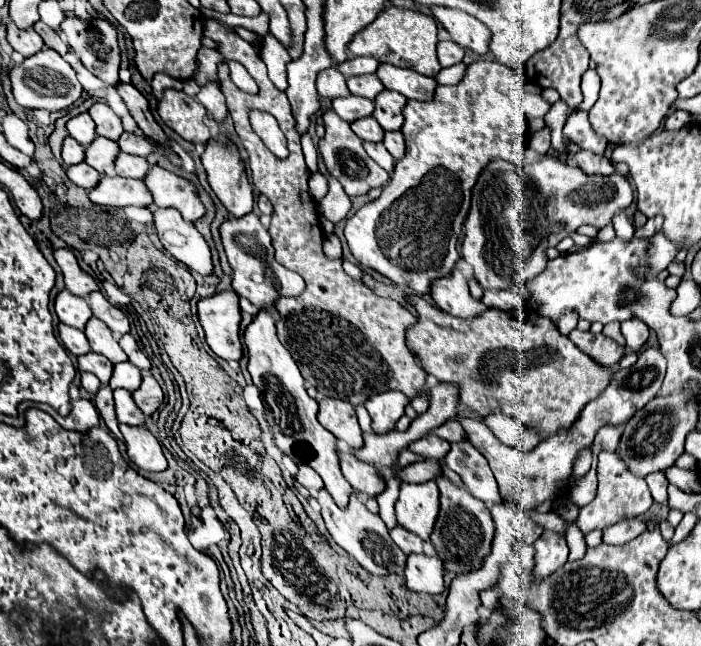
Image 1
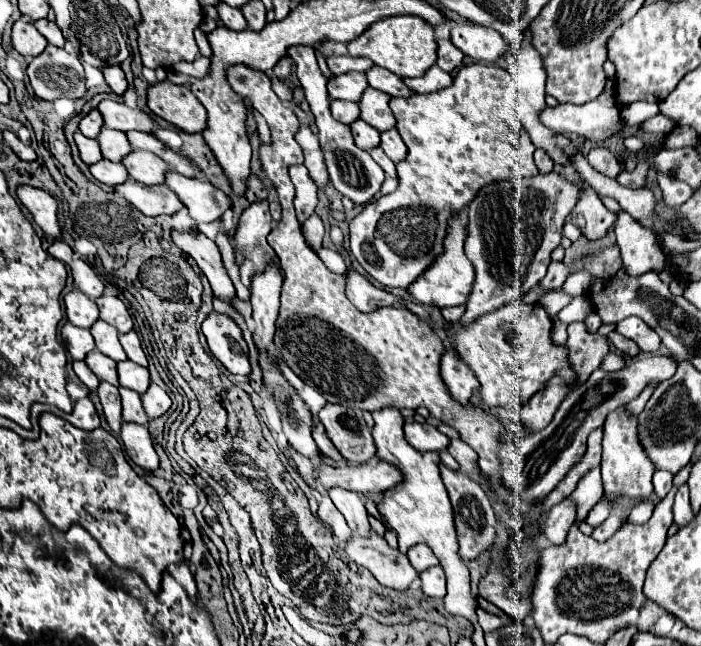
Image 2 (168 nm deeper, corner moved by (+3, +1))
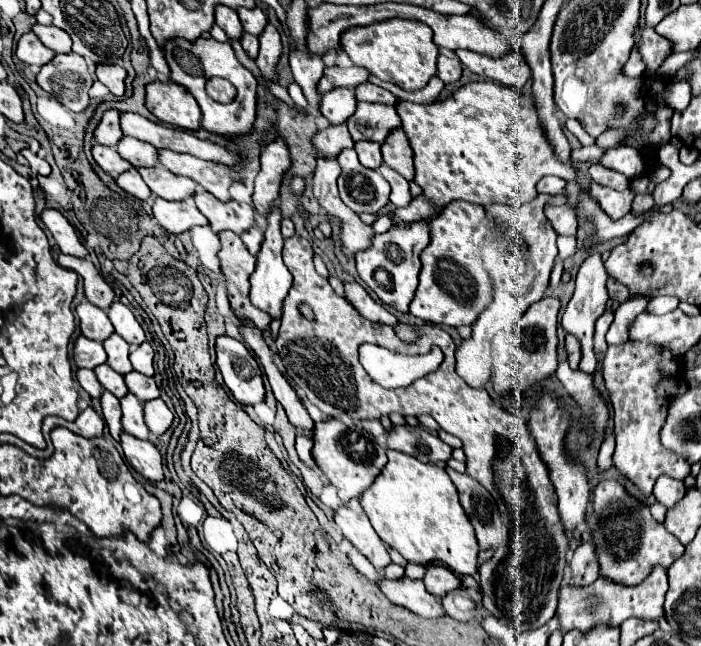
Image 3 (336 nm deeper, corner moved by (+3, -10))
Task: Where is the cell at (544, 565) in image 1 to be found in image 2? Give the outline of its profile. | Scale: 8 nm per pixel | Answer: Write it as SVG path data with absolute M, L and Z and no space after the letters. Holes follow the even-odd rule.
M563 500L561 504L553 506L547 514L543 534L553 546L561 546L567 540L567 532L573 526L575 520L575 506L569 500Z

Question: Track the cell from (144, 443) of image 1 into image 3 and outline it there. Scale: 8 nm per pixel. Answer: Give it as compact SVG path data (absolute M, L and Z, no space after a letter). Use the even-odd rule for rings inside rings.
M121 433L121 447L127 463L131 463L139 475L143 475L147 481L163 479L161 453L151 441L141 441L129 433Z

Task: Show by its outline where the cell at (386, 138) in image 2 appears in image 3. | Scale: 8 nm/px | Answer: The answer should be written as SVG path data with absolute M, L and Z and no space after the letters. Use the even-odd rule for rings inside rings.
M401 127L393 129L389 137L381 143L383 161L401 173L407 181L413 181L413 149L409 147L409 139Z

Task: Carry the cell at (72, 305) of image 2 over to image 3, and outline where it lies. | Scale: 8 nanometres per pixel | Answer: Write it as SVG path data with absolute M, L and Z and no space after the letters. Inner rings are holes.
M85 301L77 305L77 315L81 321L81 333L93 341L105 341L115 331L107 313L93 303Z

